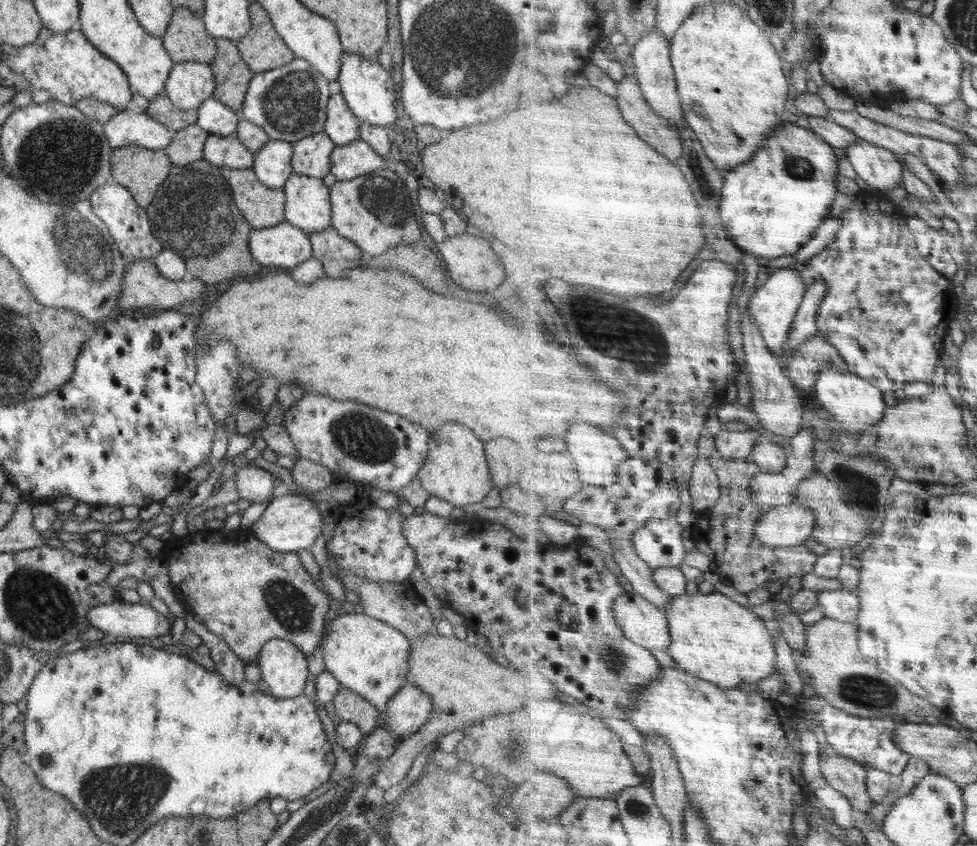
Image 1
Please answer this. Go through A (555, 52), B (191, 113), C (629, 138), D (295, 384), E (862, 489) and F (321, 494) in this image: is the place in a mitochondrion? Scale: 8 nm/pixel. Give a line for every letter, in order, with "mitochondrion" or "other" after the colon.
A: other
B: other
C: other
D: other
E: mitochondrion
F: other

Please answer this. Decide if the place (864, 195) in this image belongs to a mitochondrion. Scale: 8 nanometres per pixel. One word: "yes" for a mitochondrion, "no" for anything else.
no

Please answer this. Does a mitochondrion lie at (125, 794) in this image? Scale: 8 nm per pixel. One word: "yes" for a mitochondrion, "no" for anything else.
yes

